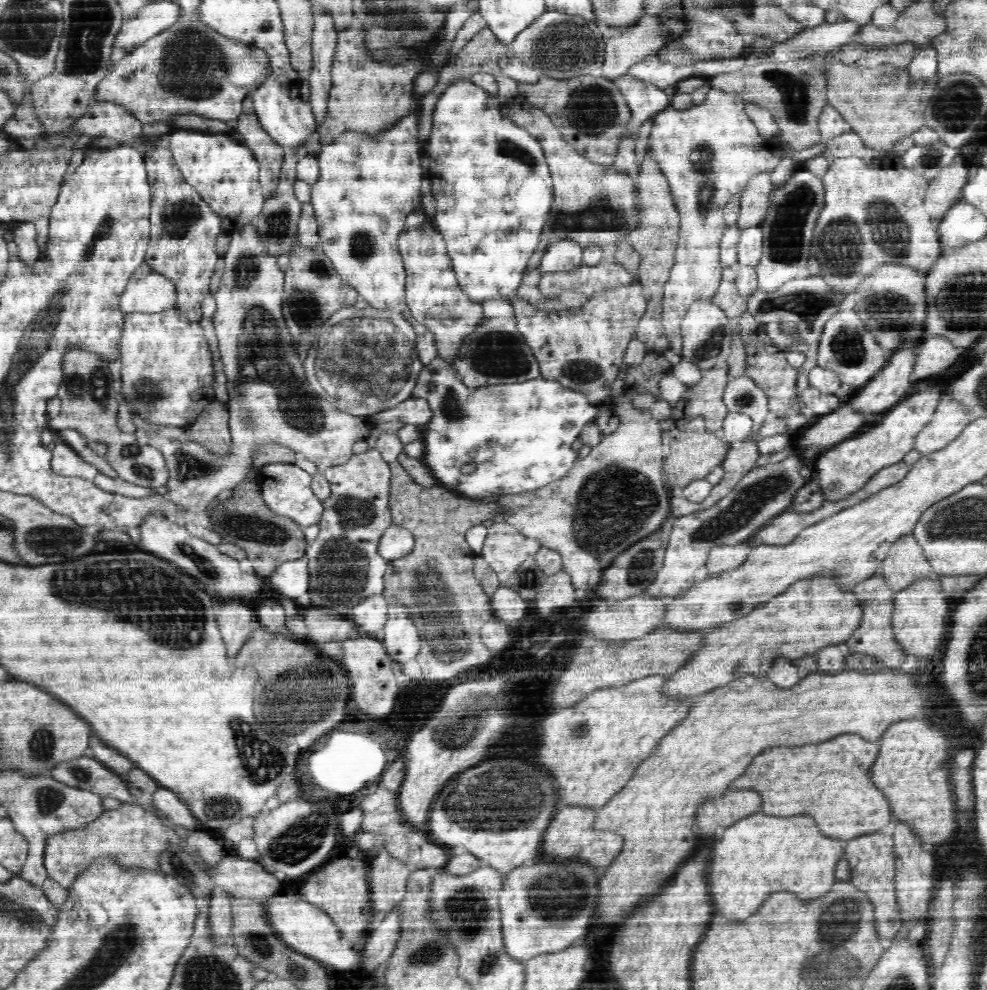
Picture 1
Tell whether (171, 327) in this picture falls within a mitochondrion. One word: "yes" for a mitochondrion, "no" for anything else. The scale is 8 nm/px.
no

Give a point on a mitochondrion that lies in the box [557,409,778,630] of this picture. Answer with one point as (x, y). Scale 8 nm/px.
(613, 503)

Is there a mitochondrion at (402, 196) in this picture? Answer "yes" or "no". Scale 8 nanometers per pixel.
no

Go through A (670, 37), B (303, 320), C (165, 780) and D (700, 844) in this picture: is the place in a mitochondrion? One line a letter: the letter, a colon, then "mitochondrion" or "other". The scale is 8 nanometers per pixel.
A: other
B: mitochondrion
C: other
D: other

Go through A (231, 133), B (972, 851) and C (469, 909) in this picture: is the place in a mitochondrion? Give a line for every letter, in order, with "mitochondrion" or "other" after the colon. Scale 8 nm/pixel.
A: other
B: other
C: mitochondrion

